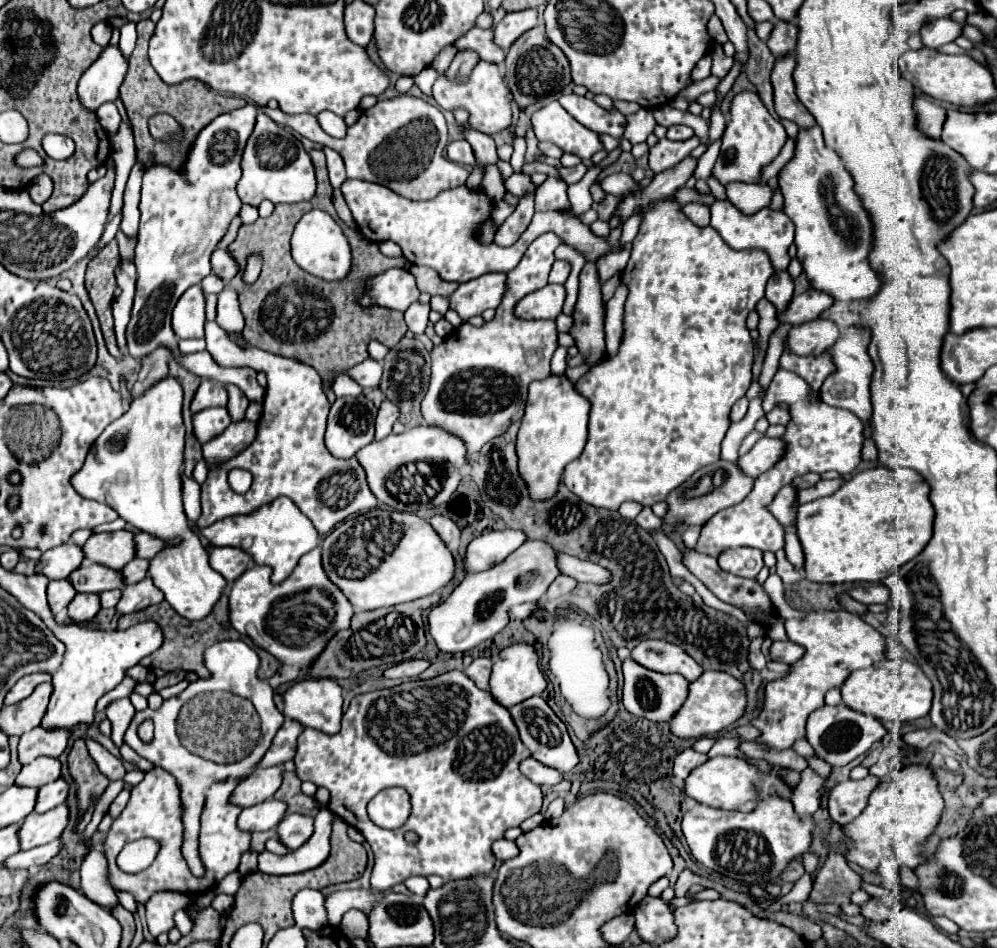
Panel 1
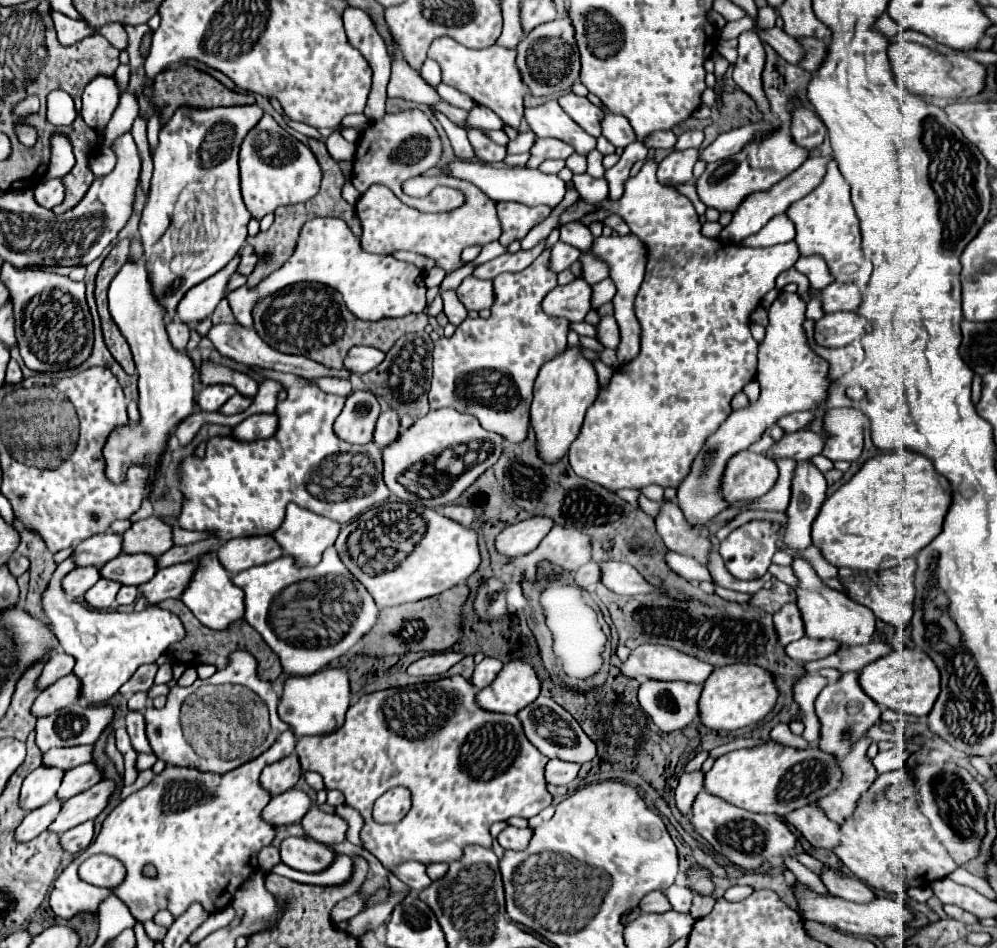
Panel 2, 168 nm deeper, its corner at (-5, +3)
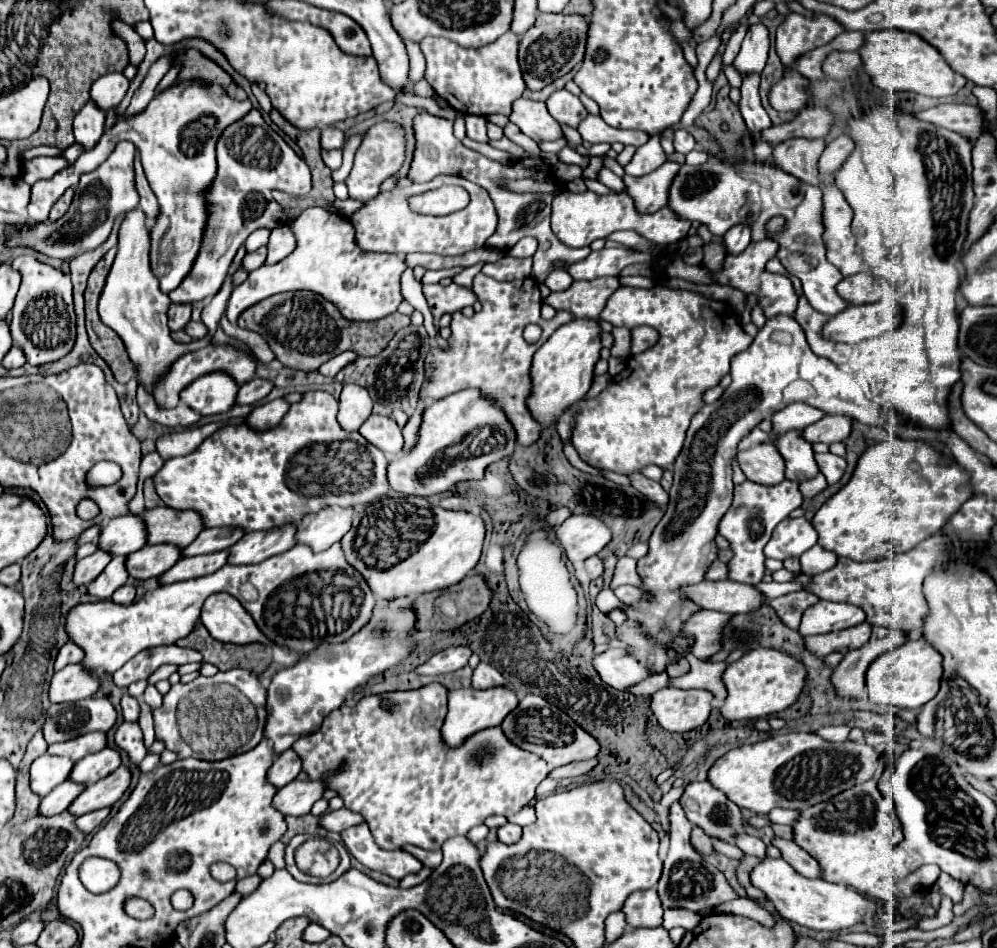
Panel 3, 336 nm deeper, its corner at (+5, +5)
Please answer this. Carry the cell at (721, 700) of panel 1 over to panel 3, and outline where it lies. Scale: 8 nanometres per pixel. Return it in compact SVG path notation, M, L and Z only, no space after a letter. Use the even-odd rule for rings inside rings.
M754 649L742 655L736 663L728 665L722 673L722 683L726 687L726 699L720 707L720 715L728 721L742 719L760 719L772 713L778 713L792 705L798 699L798 693L804 687L806 669L802 663L774 649Z

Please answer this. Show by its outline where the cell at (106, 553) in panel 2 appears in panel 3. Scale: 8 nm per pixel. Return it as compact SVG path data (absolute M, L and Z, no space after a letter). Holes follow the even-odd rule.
M122 515L110 519L98 537L98 549L116 555L130 555L146 545L144 521L136 515Z

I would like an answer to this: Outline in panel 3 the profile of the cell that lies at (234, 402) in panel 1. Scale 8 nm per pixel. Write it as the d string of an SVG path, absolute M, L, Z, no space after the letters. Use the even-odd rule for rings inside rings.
M206 345L198 351L192 351L188 355L182 355L174 365L172 365L172 371L168 371L168 375L164 375L164 383L158 383L156 385L156 391L154 391L154 399L158 403L160 409L174 409L178 403L180 403L180 393L192 383L196 381L198 377L202 375L208 375L208 373L214 373L214 371L222 371L222 373L228 373L236 383L248 383L250 379L256 377L254 373L256 369L256 363L252 361L250 355L234 349L234 347L222 347L222 345Z

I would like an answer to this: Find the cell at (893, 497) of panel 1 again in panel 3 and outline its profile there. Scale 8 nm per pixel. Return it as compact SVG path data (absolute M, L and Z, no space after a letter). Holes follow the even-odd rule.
M890 437L888 441L882 441L882 443L876 443L872 447L868 447L862 457L858 459L858 465L850 477L850 481L838 491L834 493L814 515L812 519L812 527L818 531L818 545L826 551L832 551L836 553L838 557L846 557L846 559L852 559L852 561L864 561L864 553L870 560L879 560L890 552L903 553L913 547L918 543L922 542L924 539L938 533L942 529L942 525L948 521L948 517L956 511L956 507L960 507L968 497L972 495L972 487L970 487L970 475L966 473L966 469L962 469L958 463L954 463L952 459L944 457L942 453L938 453L934 447L930 447L928 443L924 441L906 441L906 439L900 439L900 437Z

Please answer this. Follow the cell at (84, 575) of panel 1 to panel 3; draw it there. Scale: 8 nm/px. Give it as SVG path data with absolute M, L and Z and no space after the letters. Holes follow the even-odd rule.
M144 545L126 557L128 575L134 579L150 579L168 571L180 559L180 549L172 545Z

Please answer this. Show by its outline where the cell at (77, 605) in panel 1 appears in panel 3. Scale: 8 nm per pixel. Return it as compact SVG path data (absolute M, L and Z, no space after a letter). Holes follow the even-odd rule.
M114 557L100 577L96 577L92 583L88 583L88 595L94 595L98 599L110 599L112 593L128 581L128 571L124 567L126 557Z

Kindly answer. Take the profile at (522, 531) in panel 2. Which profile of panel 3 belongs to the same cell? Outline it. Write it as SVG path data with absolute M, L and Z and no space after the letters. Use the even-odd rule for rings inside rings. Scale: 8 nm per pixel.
M560 507L560 509L556 509L556 511L552 511L552 513L548 513L548 515L544 517L544 525L552 529L552 527L560 525L566 517L570 517L570 511L568 511L566 507Z

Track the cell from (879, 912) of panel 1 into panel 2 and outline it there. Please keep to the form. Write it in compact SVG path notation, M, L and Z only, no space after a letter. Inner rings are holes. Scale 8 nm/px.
M828 865L822 867L818 877L826 885L828 893L832 893L832 895L838 895L838 897L844 897L844 899L850 899L850 901L858 901L858 903L874 899L874 893L858 877L840 875L840 871L836 871L836 869L828 867Z

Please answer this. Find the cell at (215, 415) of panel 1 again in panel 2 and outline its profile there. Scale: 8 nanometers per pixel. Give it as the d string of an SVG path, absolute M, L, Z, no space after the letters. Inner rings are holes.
M236 393L222 409L220 409L220 413L224 413L224 415L234 415L234 413L242 413L244 409L248 409L250 405L252 405L252 401L254 401L254 397L242 397L240 393Z

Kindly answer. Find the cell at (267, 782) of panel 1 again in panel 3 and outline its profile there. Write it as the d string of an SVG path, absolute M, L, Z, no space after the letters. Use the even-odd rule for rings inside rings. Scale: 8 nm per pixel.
M292 749L280 753L274 759L272 767L268 769L268 783L272 783L278 789L284 787L284 785L288 785L300 773L300 765L302 765L302 761L300 761L300 757Z

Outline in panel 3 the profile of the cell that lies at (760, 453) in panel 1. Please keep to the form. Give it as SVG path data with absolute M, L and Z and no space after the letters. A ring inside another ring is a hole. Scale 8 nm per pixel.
M826 415L820 421L802 429L802 439L808 443L836 443L850 433L850 417L846 415Z

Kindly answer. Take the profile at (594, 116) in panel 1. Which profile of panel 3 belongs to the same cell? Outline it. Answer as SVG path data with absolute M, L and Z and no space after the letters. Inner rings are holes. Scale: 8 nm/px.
M560 89L556 93L552 93L546 101L548 105L548 111L554 119L558 119L560 123L564 125L570 125L570 127L578 127L580 121L588 115L586 107L580 103L580 99L576 95L572 95L570 91L566 89Z

